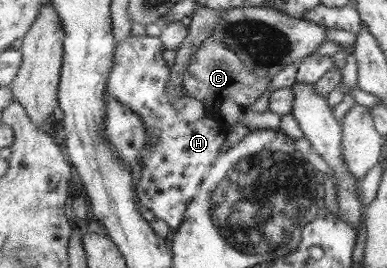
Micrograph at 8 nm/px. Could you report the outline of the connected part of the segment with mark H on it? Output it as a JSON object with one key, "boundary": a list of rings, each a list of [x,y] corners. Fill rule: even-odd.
{"boundary":[[[130,35],[126,40],[120,41],[115,48],[115,65],[107,85],[108,96],[116,97],[125,105],[131,106],[147,124],[149,134],[158,136],[157,143],[147,145],[143,160],[142,175],[136,186],[138,201],[140,206],[145,206],[155,213],[157,219],[164,220],[175,232],[183,226],[187,214],[188,205],[192,199],[199,193],[204,178],[213,170],[215,162],[219,160],[222,154],[222,144],[226,142],[226,126],[219,117],[214,121],[208,118],[208,109],[190,94],[183,92],[183,96],[178,100],[171,98],[171,92],[168,92],[168,85],[171,84],[172,70],[168,68],[166,60],[162,58],[165,46],[163,40],[159,37],[145,35],[138,37]]]}

